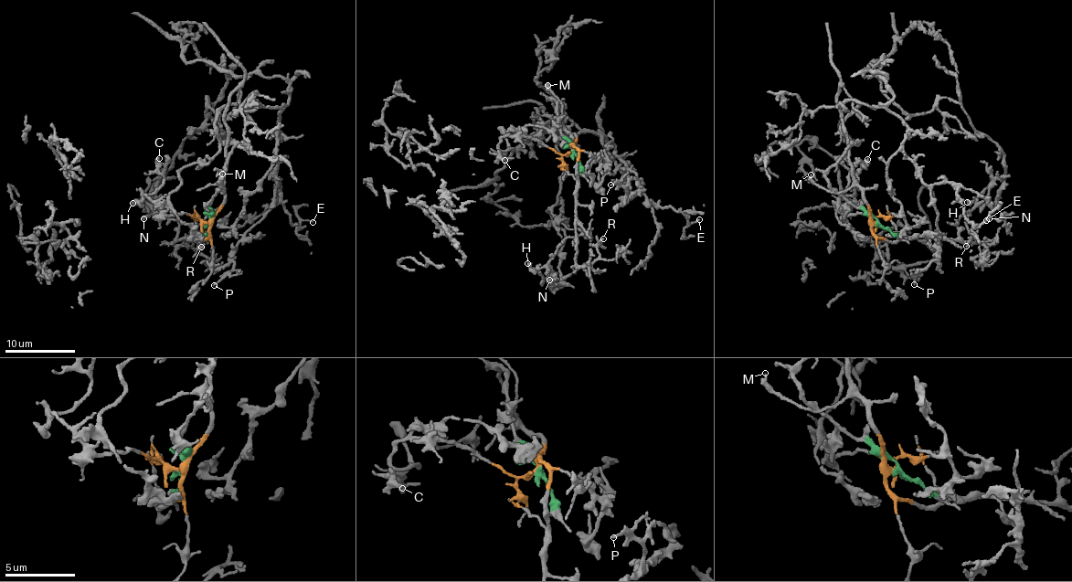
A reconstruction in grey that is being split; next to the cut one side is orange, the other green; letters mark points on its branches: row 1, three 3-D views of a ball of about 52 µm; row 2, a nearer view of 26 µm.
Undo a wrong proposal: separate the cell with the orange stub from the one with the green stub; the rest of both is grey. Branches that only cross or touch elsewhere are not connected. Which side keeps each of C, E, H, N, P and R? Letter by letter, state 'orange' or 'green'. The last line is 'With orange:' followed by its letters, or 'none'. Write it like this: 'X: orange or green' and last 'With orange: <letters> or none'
C: orange
E: green
H: orange
N: green
P: green
R: orange
With orange: C, H, R

